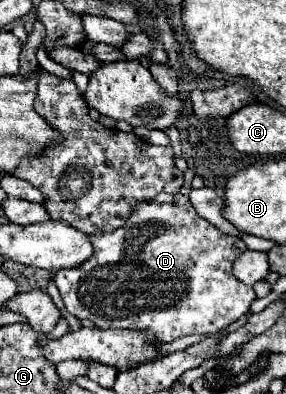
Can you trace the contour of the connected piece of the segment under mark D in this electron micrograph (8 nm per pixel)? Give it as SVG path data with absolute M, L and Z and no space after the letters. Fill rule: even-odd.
M161 192L149 202L141 202L127 218L125 226L109 234L91 234L93 254L81 266L57 270L53 276L65 308L91 320L97 328L141 330L149 342L173 342L187 334L215 334L239 320L255 300L255 290L231 274L233 260L247 248L241 238L217 230L213 224L193 214L193 206L183 194Z

